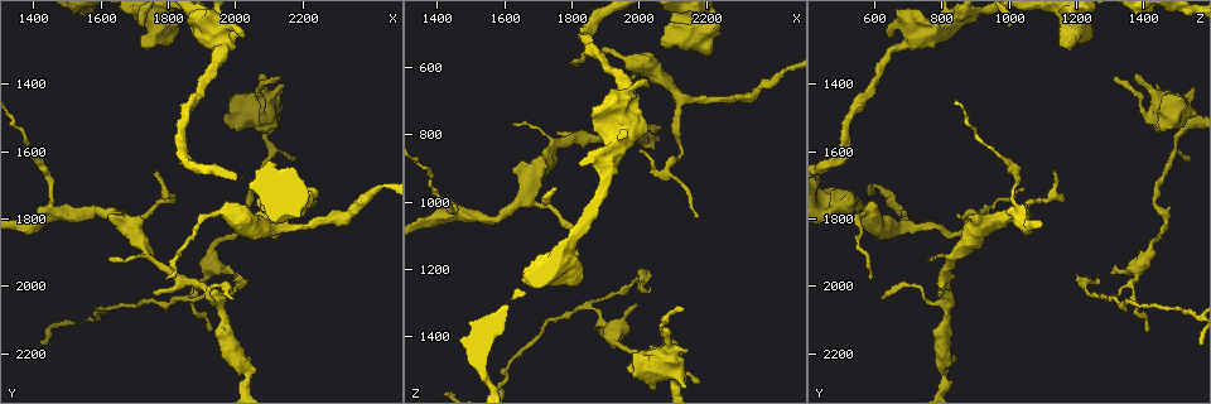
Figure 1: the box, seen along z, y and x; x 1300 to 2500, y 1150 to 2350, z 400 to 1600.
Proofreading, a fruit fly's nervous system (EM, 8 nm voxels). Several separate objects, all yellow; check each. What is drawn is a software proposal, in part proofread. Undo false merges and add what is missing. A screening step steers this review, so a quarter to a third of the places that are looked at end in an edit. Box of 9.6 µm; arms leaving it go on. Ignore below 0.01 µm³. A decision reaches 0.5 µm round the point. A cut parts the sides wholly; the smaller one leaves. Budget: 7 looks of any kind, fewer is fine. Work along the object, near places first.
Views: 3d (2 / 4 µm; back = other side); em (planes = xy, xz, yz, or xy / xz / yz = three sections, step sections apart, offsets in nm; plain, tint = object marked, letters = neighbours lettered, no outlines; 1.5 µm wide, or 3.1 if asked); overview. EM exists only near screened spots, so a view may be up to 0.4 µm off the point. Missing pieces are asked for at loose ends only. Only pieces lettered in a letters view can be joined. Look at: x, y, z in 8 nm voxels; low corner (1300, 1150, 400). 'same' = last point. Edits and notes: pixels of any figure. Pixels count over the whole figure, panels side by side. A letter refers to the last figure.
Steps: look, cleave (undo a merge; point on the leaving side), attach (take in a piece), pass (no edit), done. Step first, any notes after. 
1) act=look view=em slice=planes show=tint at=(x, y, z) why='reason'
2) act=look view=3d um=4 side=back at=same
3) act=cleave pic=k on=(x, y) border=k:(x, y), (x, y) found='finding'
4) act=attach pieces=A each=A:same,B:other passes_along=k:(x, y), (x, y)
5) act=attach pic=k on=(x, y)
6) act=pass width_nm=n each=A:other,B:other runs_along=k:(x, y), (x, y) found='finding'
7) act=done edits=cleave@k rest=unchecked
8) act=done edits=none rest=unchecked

act=look view=3d um=4 at=(2030, 2270, 810)

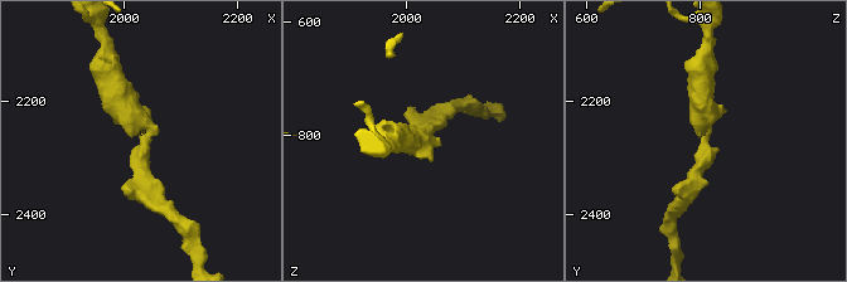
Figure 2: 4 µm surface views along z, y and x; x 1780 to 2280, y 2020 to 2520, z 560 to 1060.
act=look view=em slice=yz step=4 show=tint at=(2030, 2270, 805) arm_widths_nm=190,380 why='shape alone is not enough'

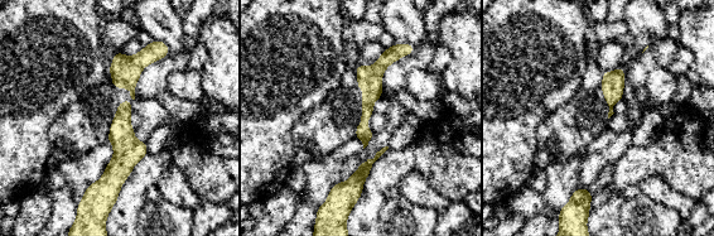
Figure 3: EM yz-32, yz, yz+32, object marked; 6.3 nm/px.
act=look view=em slice=planes show=letters at=same

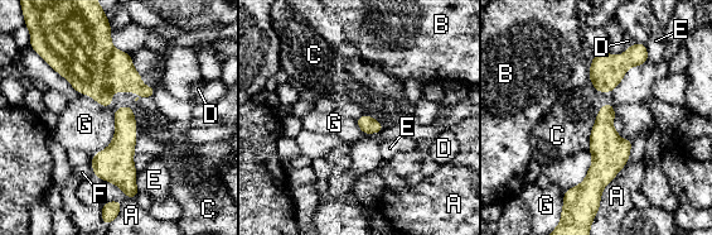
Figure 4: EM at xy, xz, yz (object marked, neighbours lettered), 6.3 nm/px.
act=pass longest_contact=G:320nm each=A:other,B:other,C:other,D:other,E:other,F:other,G:other border=4:(114, 113), (114, 138), (92, 156) found='one neuron here'

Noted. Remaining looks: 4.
act=look view=3d um=2 at=(2130, 1380, 1320)

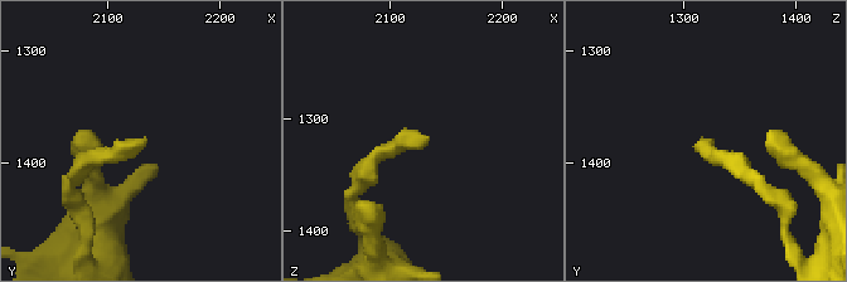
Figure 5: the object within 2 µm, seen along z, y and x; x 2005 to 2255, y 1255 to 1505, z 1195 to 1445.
act=look view=em slice=xz step=8 show=tint at=(2130, 1380, 1314)

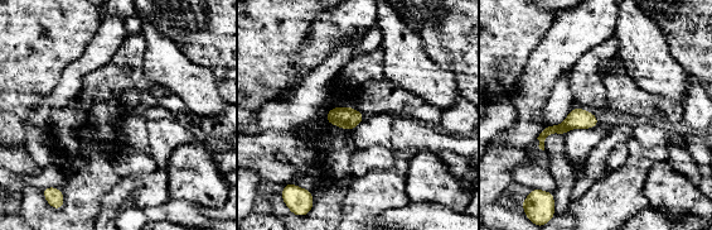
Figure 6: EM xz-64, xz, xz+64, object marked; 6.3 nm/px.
act=look view=em slice=planes show=letters at=same why='another direction'

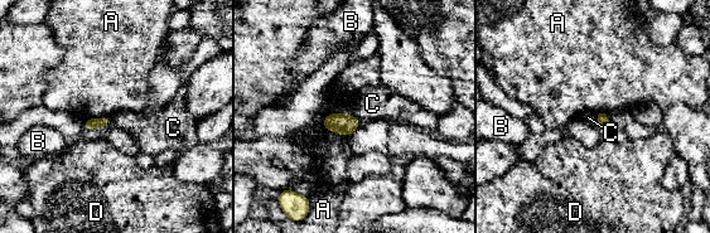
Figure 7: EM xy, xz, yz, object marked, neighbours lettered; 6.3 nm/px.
act=pass each=A:other,B:other,C:other,D:other found='no lettered piece goes on from it'

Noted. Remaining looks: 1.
act=look view=em slice=planes show=letters at=(2110, 1820, 690) why='sudden change in width'

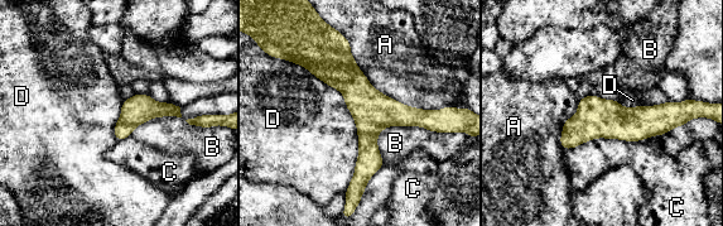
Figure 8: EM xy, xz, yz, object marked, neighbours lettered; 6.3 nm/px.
act=pass width_nm=160 each=A:other,B:other,C:other,D:other runs_along=8:(305, 62), (434, 120) found='continuous, no second neuron'

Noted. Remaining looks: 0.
act=done edits=none rest=unchecked

